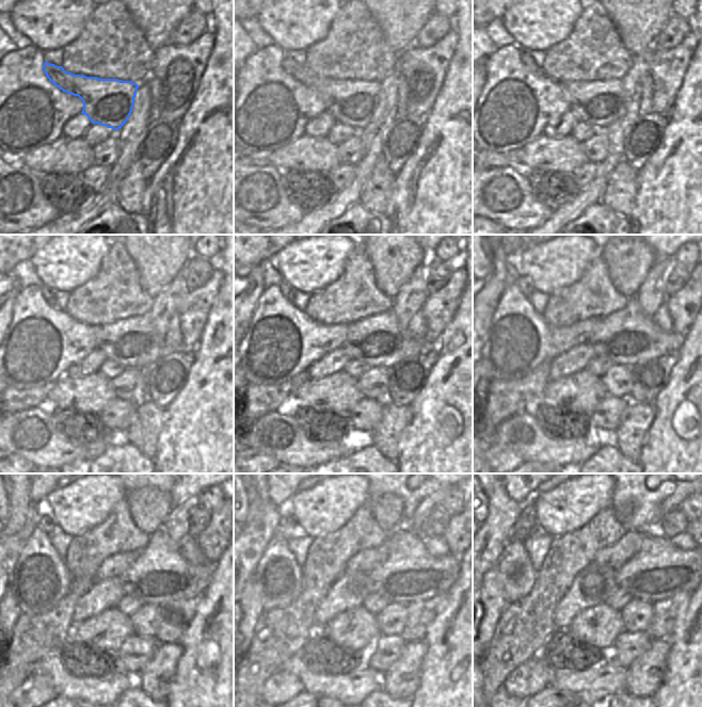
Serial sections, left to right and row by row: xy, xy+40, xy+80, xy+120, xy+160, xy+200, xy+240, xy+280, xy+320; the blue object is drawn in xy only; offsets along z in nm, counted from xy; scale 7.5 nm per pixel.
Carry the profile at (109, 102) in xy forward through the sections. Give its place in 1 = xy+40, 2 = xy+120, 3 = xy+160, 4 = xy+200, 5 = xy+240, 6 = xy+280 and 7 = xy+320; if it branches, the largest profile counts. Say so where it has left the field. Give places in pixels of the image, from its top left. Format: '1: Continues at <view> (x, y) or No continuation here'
1: Continues at xy+40 (353, 103)
2: Continues at xy+120 (133, 342)
3: Continues at xy+160 (378, 340)
4: Continues at xy+200 (627, 337)
5: Continues at xy+240 (160, 574)
6: Continues at xy+280 (410, 573)
7: Continues at xy+320 (659, 569)

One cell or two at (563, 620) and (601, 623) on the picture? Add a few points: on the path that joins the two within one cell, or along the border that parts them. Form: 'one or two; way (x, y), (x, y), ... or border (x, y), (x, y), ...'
two; border (593, 607), (581, 610), (565, 629)

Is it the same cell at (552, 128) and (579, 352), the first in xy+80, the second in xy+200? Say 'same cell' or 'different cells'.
same cell

